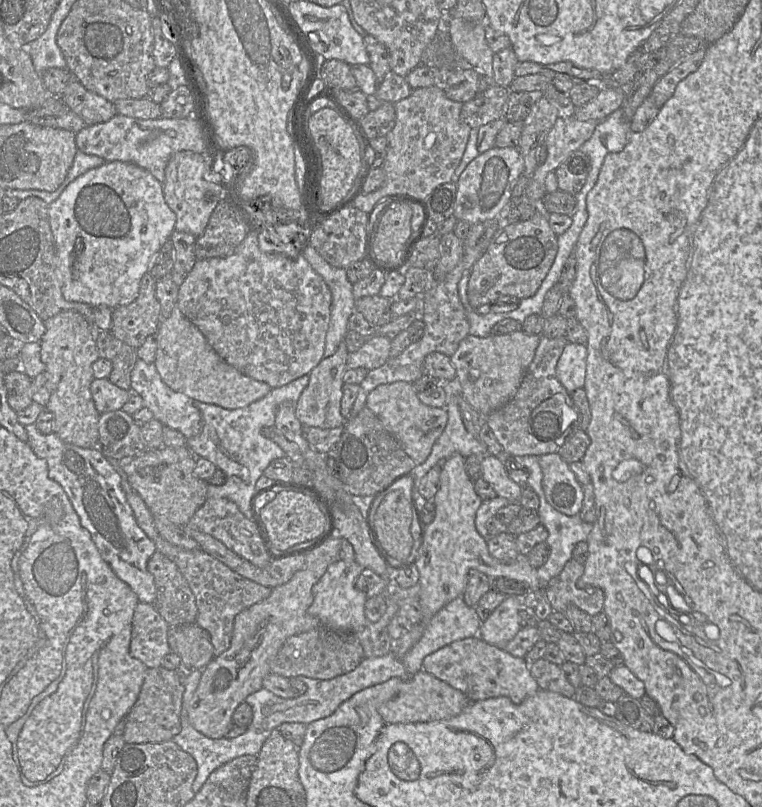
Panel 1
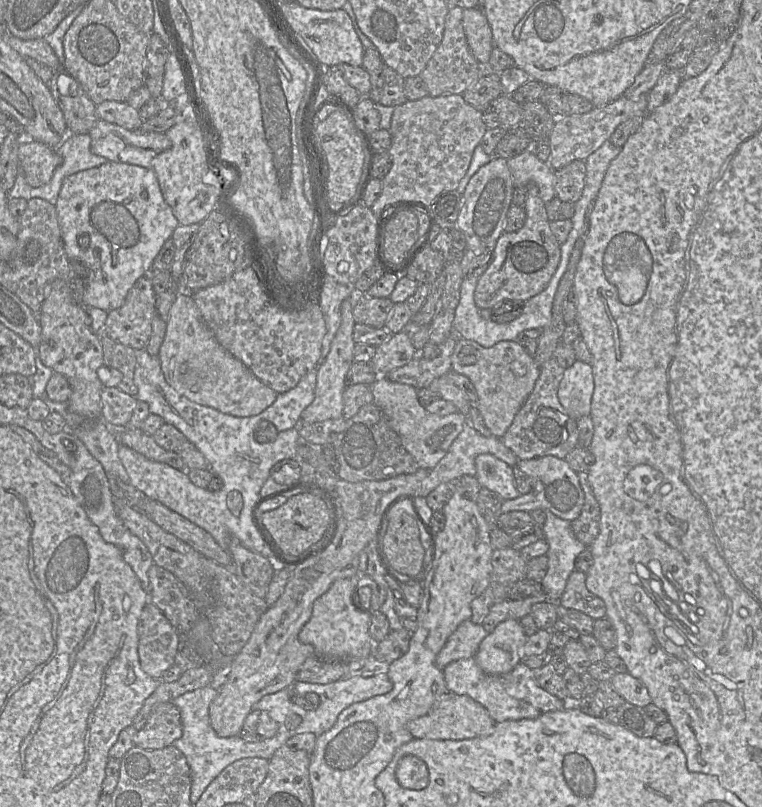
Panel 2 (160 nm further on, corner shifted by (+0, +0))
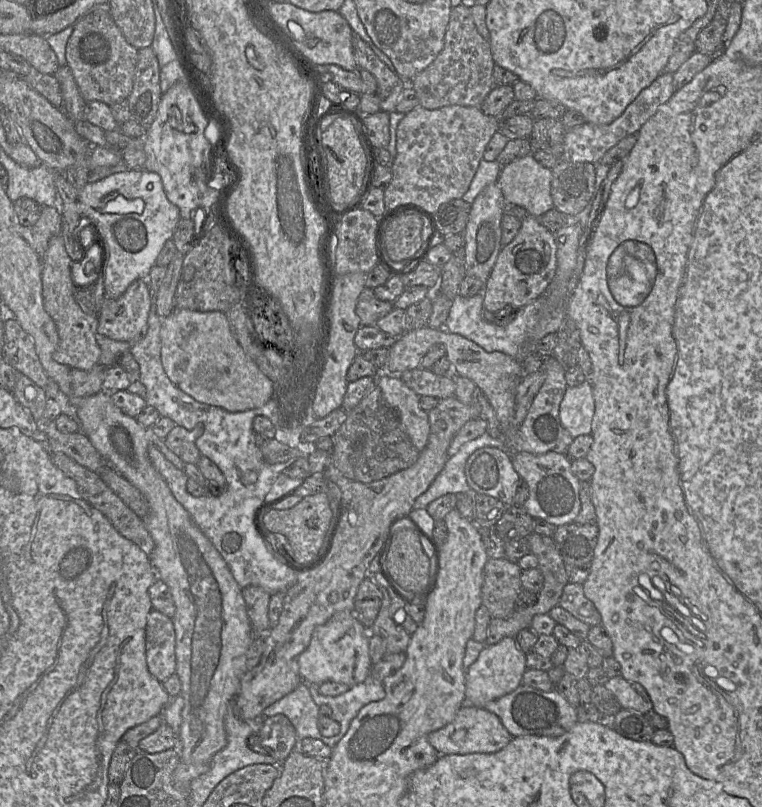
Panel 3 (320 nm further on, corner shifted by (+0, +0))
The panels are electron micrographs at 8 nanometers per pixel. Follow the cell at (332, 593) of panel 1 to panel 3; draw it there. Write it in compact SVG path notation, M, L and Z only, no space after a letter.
M337 612L326 623L314 629L309 646L300 654L298 664L299 674L307 684L319 686L331 681L353 686L362 683L372 666L369 631L353 612Z

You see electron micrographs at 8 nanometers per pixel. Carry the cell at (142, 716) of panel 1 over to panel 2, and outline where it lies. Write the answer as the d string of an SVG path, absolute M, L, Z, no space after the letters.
M172 702L156 704L146 724L134 735L134 745L147 750L165 748L182 736L180 710Z

